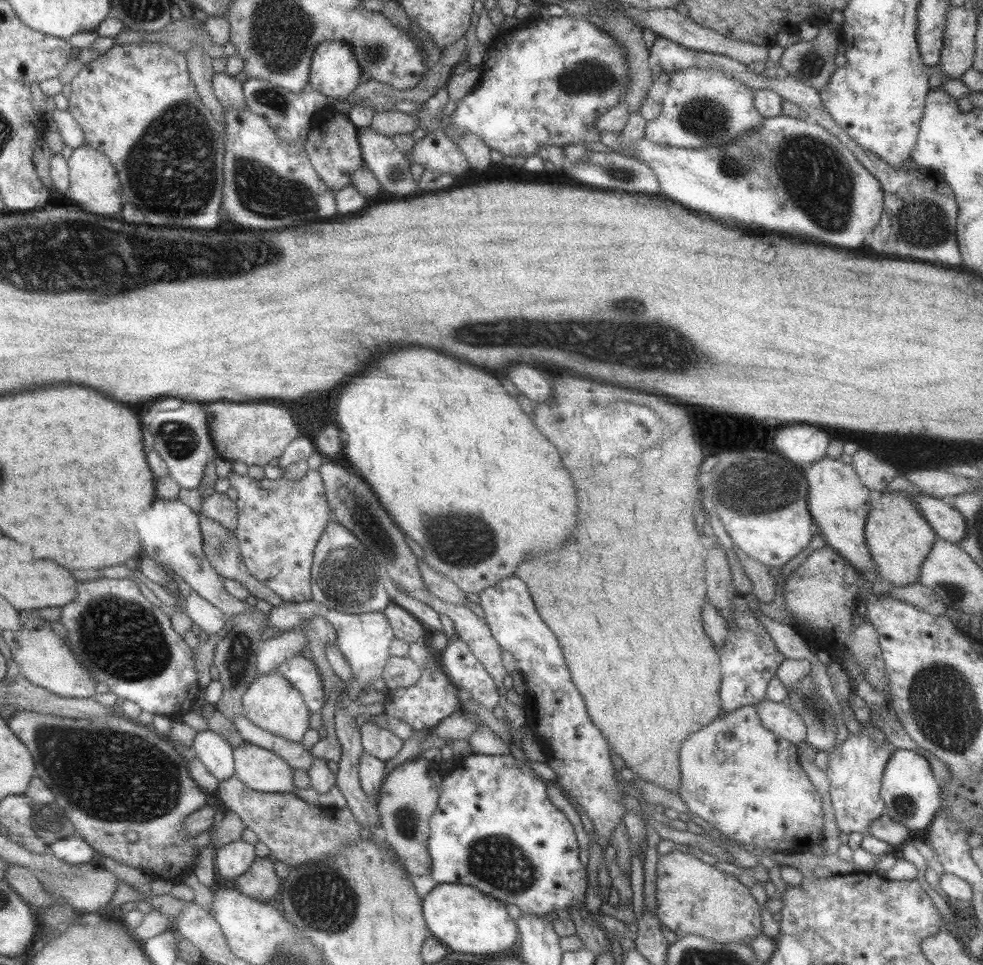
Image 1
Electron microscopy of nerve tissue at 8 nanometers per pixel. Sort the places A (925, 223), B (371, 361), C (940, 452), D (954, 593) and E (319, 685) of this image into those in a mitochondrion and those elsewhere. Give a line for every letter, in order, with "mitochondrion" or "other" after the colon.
A: mitochondrion
B: other
C: other
D: mitochondrion
E: other

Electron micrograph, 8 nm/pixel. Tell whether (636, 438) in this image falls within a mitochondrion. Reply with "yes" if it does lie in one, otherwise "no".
no

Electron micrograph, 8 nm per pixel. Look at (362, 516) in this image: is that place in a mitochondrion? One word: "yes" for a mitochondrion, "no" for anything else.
yes

